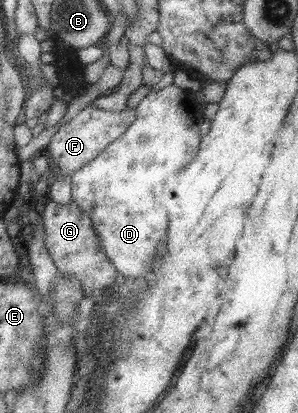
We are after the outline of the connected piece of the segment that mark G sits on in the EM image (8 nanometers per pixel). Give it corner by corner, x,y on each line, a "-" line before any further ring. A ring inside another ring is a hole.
49,197
41,218
44,220
46,247
56,268
65,277
77,277
83,285
85,297
93,295
96,298
101,296
105,289
113,288
117,270
102,250
100,238
88,212
75,204
57,204

